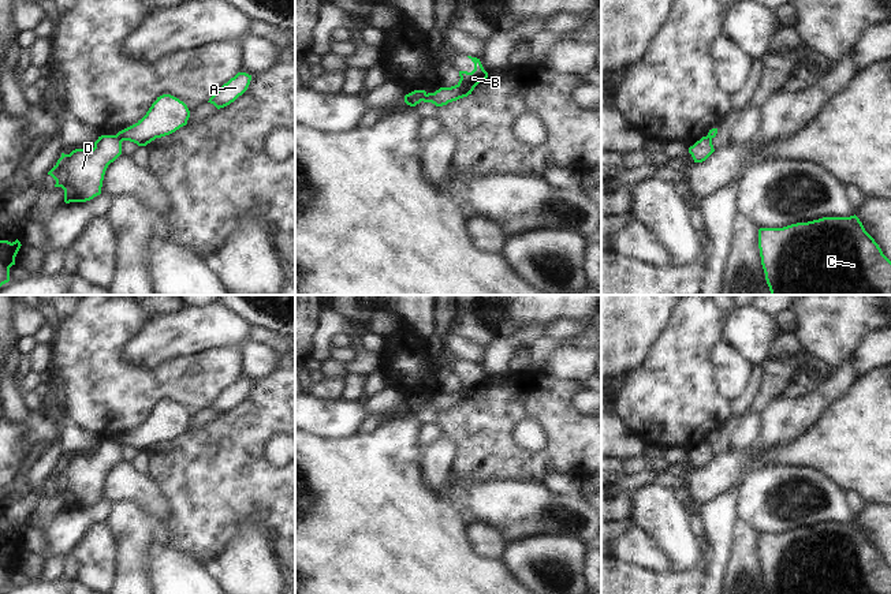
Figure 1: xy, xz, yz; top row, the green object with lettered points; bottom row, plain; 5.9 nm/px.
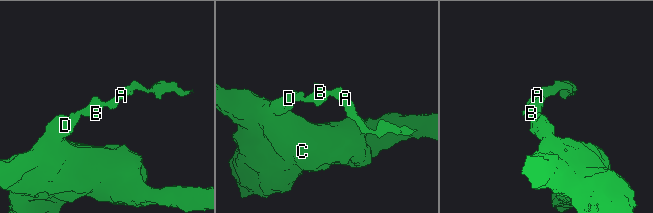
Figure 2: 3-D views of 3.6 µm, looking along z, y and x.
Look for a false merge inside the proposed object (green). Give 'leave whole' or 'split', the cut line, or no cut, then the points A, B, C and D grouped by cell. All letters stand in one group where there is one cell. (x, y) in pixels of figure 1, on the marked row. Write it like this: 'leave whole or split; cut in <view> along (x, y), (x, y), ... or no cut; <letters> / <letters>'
split; cut in xy along (116, 134), (122, 141); A B / C D

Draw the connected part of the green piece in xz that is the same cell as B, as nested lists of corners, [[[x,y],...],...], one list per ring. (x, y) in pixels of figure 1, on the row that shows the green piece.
[[[471,56],[467,57],[474,63],[474,70],[471,72],[459,71],[461,79],[455,86],[440,87],[435,93],[428,93],[422,101],[443,107],[471,94],[474,87],[488,78],[488,72],[484,70],[480,59]]]

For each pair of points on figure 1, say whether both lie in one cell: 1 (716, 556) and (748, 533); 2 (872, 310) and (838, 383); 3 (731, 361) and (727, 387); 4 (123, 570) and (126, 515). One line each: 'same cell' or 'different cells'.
1: different cells
2: different cells
3: same cell
4: same cell

